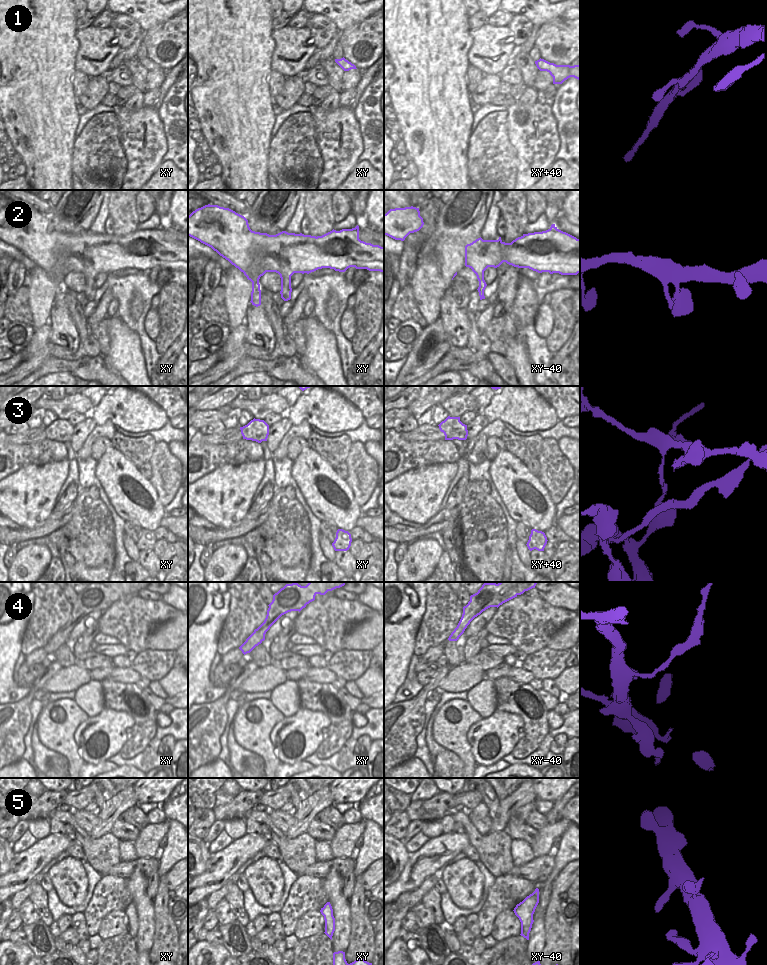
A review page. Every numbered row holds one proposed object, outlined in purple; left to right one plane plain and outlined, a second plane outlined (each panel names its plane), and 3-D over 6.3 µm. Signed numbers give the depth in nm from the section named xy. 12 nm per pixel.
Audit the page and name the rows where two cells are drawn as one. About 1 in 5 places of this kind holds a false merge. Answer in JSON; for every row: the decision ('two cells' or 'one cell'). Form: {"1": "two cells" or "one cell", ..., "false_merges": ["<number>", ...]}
{"1": "one cell", "2": "one cell", "3": "two cells", "4": "two cells", "5": "one cell", "false_merges": ["3", "4"]}

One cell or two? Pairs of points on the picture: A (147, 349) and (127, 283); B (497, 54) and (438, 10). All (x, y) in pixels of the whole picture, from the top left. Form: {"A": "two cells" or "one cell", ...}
{"A": "one cell", "B": "two cells"}

